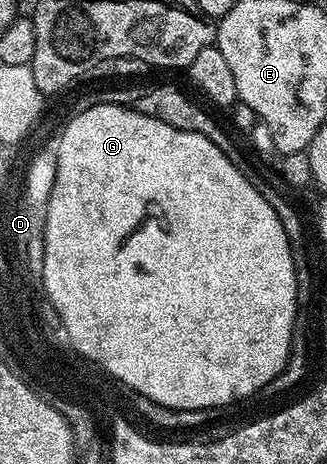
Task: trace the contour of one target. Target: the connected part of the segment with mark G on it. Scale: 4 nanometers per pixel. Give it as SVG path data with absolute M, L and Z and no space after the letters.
M96 101L93 102L93 109L88 115L78 116L76 123L63 124L60 144L55 144L54 147L57 157L56 195L50 202L52 216L50 216L50 237L46 247L45 266L47 289L52 291L52 299L56 306L60 307L62 319L68 323L68 331L73 331L76 338L76 347L86 349L87 355L92 355L92 359L100 359L100 363L104 363L104 367L108 367L111 371L116 371L116 376L120 379L128 379L128 383L140 387L140 391L148 391L148 395L152 395L152 399L164 399L164 403L176 403L176 410L179 413L204 413L207 407L224 407L227 403L236 403L239 399L248 399L252 394L260 393L268 382L274 381L282 373L283 367L287 365L288 354L291 351L291 326L294 325L295 315L298 312L296 305L296 266L292 256L292 242L289 241L286 229L282 225L278 213L274 213L270 201L266 201L266 197L262 197L262 193L258 193L255 182L251 178L248 180L243 175L245 172L234 166L226 157L226 153L222 153L222 149L218 149L218 145L214 145L214 141L210 141L193 131L174 129L154 117L144 115L131 106L128 107L119 107L116 103Z

